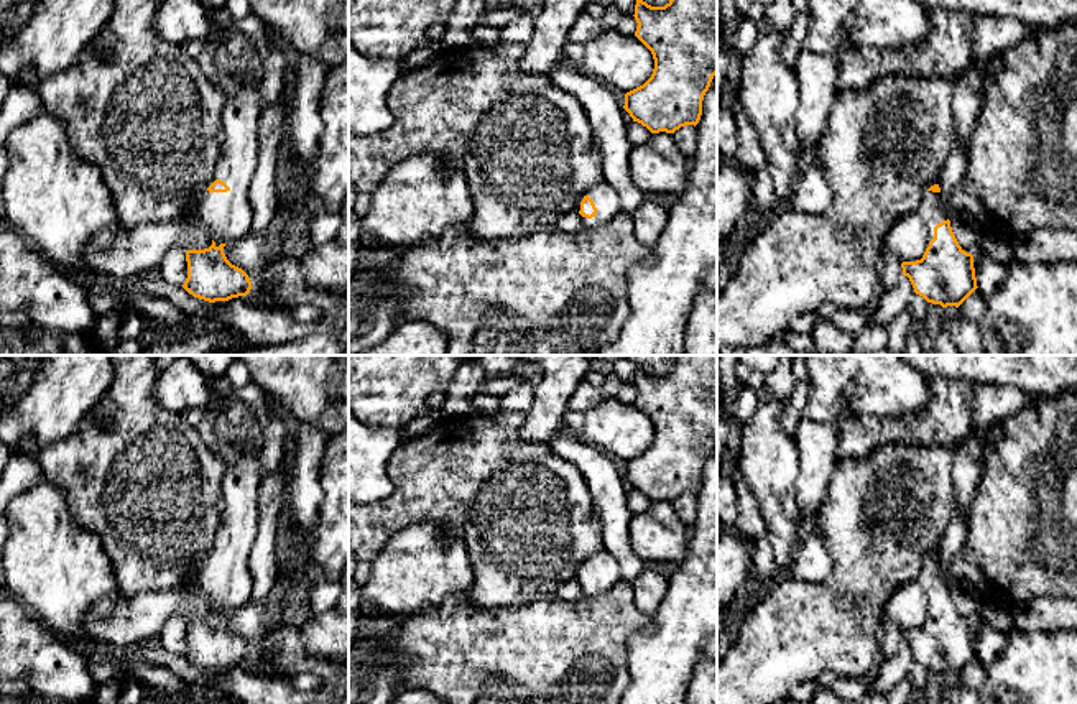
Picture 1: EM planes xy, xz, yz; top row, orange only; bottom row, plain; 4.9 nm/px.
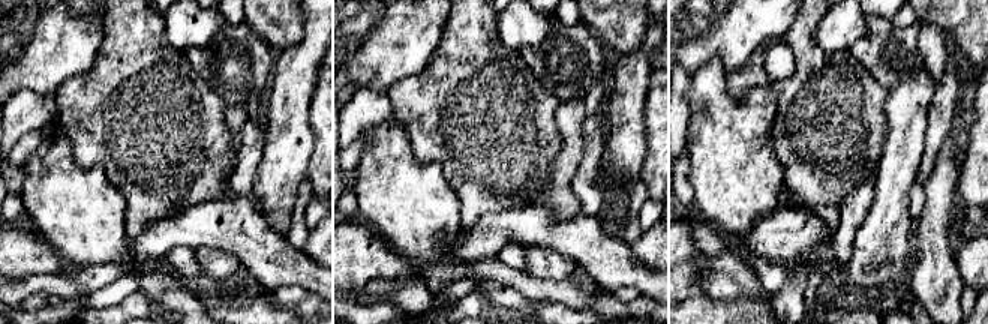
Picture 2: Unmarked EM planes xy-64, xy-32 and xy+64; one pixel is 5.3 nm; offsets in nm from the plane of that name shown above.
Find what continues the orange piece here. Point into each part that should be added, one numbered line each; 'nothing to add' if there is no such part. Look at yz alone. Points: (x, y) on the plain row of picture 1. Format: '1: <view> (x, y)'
1: yz (931, 578)

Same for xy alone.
1: xy (229, 583)

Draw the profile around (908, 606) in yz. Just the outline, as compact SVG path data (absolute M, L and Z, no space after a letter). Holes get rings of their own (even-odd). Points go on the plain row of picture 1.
M919 581L901 584L886 600L885 614L901 628L921 628L929 615L929 599Z

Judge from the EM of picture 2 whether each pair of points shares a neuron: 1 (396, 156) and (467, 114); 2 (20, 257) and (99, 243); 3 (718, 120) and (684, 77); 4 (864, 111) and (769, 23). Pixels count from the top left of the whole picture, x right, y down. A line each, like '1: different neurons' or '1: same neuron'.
1: different neurons
2: different neurons
3: different neurons
4: different neurons

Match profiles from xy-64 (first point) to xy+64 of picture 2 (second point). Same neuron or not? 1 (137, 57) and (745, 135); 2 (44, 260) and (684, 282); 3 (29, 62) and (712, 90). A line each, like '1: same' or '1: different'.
1: different
2: different
3: different

